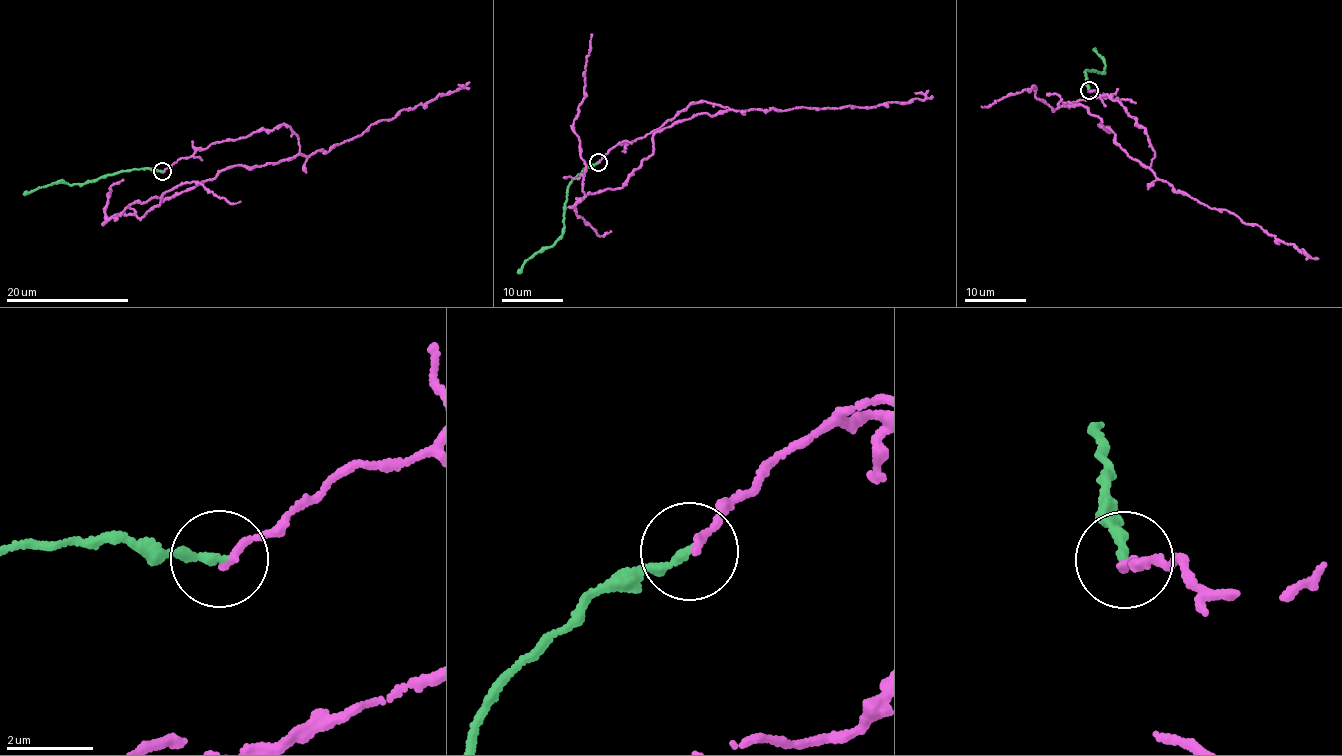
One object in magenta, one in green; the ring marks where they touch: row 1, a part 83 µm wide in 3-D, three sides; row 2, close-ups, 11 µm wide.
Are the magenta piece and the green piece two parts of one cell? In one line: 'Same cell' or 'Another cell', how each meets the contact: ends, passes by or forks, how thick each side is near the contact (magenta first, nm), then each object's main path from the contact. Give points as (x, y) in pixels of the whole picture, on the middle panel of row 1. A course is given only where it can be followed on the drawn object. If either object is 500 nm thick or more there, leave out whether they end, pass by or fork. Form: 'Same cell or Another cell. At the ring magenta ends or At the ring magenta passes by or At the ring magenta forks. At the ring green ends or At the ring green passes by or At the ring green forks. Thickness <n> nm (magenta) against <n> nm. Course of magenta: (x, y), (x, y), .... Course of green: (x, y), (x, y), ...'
Same cell. At the ring magenta ends. At the ring green ends. Thickness 160 nm (magenta) against 220 nm. Course of magenta: (599, 162), (686, 106), (730, 109), (661, 128), (652, 154), (623, 185), (584, 195), (572, 129), (592, 34). Course of green: (599, 162), (584, 167), (570, 181), (562, 234), (552, 244), (532, 254), (517, 273)

